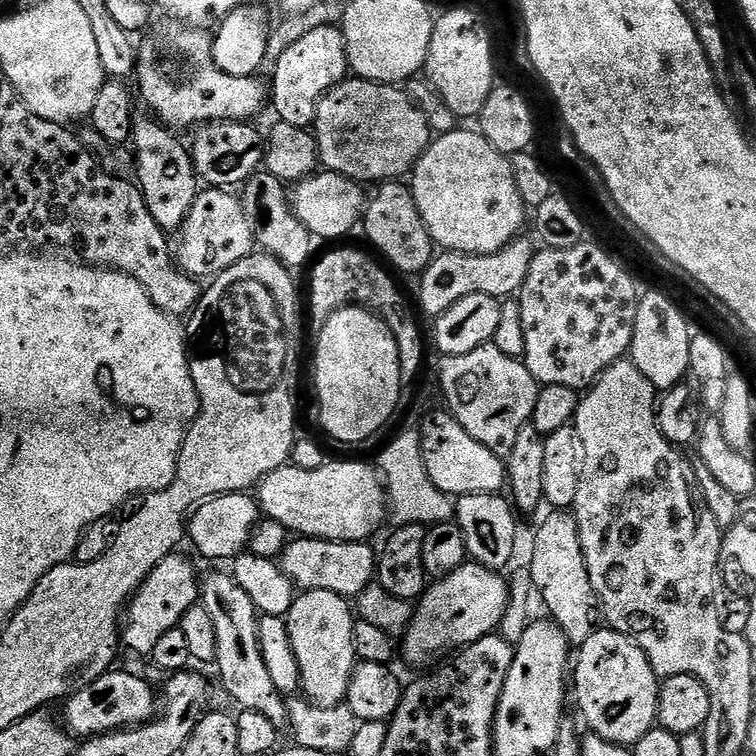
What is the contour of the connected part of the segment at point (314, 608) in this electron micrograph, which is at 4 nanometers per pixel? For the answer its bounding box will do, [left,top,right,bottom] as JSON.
[286,590,358,707]

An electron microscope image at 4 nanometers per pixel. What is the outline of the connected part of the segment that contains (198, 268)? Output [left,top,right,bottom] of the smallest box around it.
[174,186,254,278]

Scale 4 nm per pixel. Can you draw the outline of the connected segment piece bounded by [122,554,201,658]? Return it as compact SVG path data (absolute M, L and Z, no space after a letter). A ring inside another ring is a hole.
M181 554L162 558L154 570L142 582L142 586L132 595L122 617L122 644L125 649L144 658L151 657L155 644L162 639L162 634L180 627L180 619L200 599L201 577L196 576L196 568Z

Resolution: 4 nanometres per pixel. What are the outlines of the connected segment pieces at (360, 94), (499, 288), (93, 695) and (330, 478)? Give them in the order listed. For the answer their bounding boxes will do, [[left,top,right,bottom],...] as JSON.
[[314,78,430,182],[419,234,538,318],[63,670,158,738],[258,460,390,542]]

